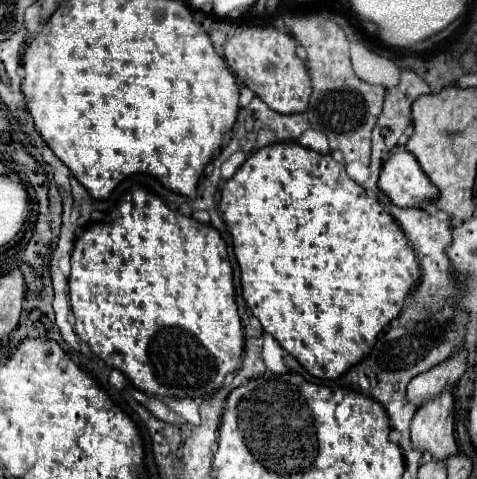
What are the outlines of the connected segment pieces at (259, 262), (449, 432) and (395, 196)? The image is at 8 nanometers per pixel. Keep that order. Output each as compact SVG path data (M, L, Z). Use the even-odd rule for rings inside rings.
M274 142L266 148L260 148L244 160L244 164L236 170L236 174L230 180L222 182L220 188L220 202L218 210L226 222L228 232L232 234L232 244L234 244L234 254L242 272L242 296L246 304L250 306L252 314L260 320L262 330L272 334L274 340L288 352L292 354L312 376L316 378L326 378L334 380L340 374L344 374L352 364L360 362L364 354L372 348L372 342L376 340L378 332L384 330L384 326L398 316L402 310L404 298L408 296L412 284L418 280L418 262L414 252L408 246L408 240L396 220L378 204L376 198L372 198L360 184L356 184L348 172L346 166L336 162L332 154L320 154L316 150L304 148L298 142Z
M452 392L420 406L410 424L412 446L426 458L446 460L458 454L454 440L454 400Z
M406 150L392 154L384 162L378 188L394 204L404 208L418 208L422 202L436 198L436 186L424 174L418 160Z

